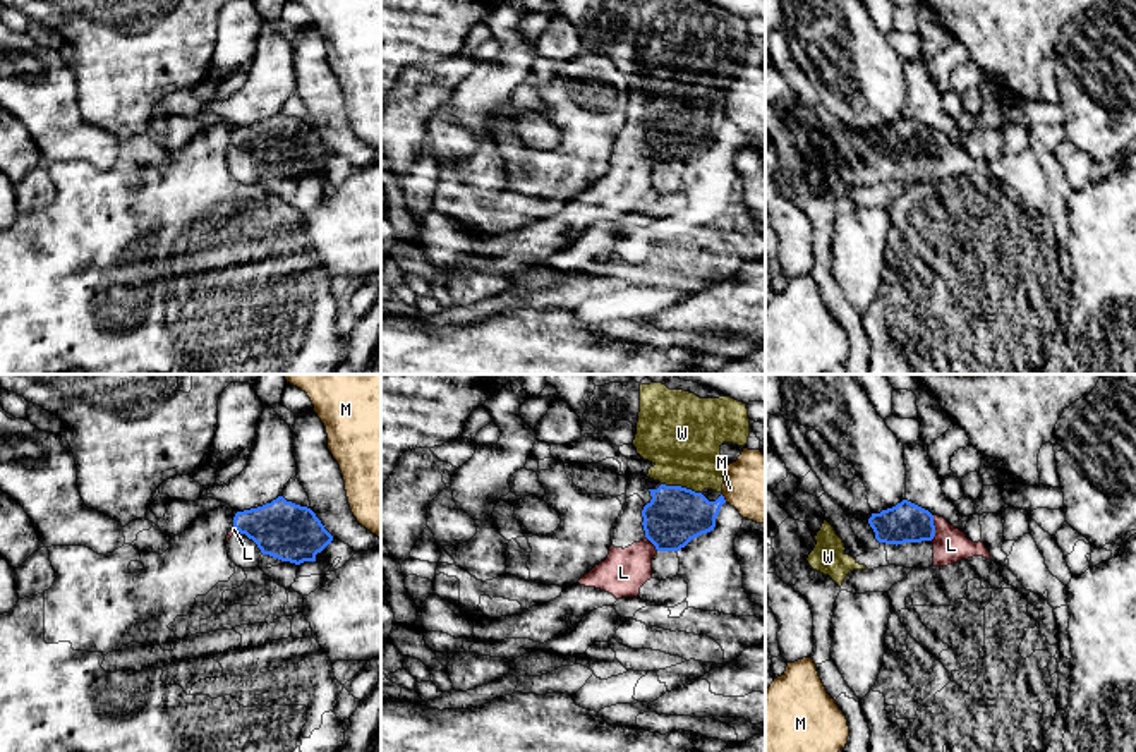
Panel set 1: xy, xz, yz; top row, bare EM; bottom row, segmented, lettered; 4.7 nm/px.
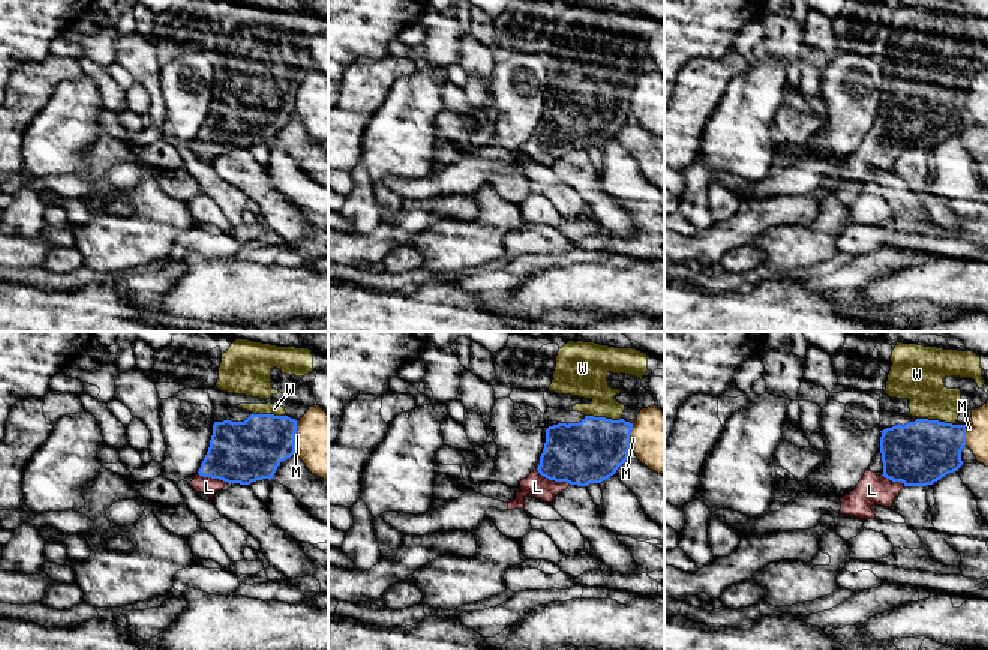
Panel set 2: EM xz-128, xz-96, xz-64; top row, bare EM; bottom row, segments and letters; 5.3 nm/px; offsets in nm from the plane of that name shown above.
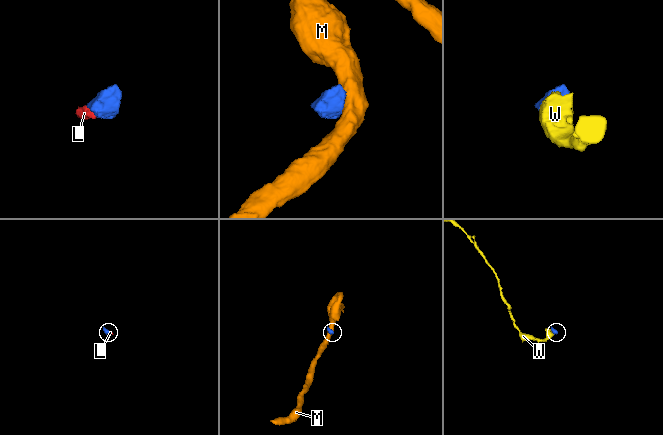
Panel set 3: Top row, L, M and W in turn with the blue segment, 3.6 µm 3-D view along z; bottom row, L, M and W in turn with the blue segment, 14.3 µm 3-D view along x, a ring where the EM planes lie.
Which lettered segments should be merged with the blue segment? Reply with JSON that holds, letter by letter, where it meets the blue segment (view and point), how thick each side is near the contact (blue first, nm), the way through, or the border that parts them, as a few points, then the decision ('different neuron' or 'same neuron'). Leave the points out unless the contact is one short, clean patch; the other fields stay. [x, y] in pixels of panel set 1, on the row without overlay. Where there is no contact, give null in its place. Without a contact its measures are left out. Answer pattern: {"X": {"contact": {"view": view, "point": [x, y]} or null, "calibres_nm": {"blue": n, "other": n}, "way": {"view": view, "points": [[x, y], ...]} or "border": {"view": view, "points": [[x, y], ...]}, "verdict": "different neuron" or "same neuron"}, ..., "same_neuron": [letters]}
{"L": {"contact": {"view": "yz", "point": [934, 143]}, "calibres_nm": {"blue": 190, "other": 160}, "way": {"view": "yz", "points": [[906, 138], [934, 143], [951, 160]]}, "verdict": "same neuron"}, "M": {"contact": {"view": "xz", "point": [723, 114]}, "calibres_nm": {"blue": 280, "other": 320}, "border": {"view": "xz", "points": [[721, 110], [726, 117]]}, "verdict": "different neuron"}, "W": {"contact": {"view": "xz", "point": [680, 102]}, "calibres_nm": {"blue": 280, "other": 380}, "verdict": "same neuron"}, "same_neuron": ["L", "W"]}

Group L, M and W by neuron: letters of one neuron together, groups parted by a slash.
L W / M

